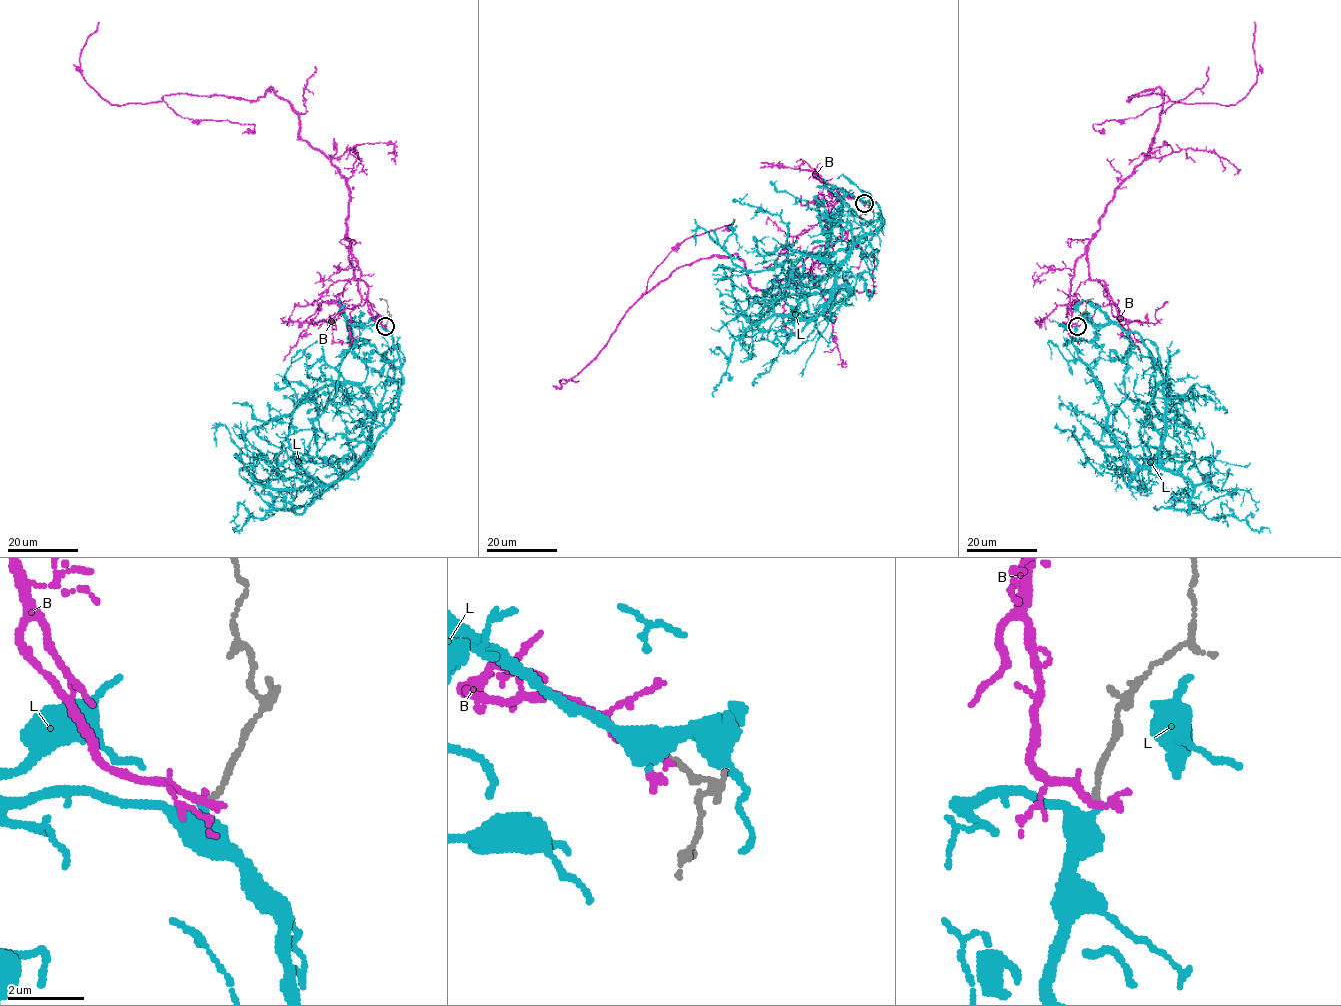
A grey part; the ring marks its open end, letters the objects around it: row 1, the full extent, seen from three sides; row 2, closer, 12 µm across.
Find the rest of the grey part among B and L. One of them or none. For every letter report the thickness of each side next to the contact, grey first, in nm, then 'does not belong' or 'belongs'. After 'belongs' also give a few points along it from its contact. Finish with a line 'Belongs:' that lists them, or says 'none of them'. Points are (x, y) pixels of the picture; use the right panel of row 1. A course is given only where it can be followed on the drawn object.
B: 160 nm thick on the grey side, 260 nm on the other; does not belong
L: 150 nm thick on the grey side, 440 nm on the other; belongs; it runs (1077, 326), (1117, 443), (1176, 470), (1136, 332), (1062, 346)
Belongs: L

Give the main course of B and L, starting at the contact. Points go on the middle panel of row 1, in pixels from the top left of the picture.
B: (865, 204), (838, 197), (826, 251), (778, 285), (754, 289), (736, 254), (678, 267), (559, 381), (579, 380)
L: (864, 204), (877, 205), (881, 223), (810, 314), (791, 276), (817, 282), (830, 270), (838, 189)

